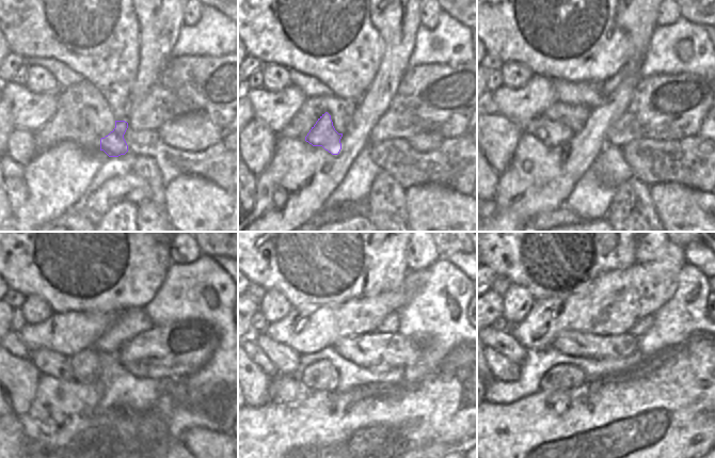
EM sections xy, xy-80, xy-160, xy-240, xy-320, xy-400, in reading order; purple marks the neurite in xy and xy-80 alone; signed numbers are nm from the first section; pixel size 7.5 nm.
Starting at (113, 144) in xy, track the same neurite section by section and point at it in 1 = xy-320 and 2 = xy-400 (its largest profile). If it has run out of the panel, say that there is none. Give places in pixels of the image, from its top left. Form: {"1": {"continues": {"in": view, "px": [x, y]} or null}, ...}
{"1": {"continues": {"in": "xy-320", "px": [286, 360]}}, "2": {"continues": {"in": "xy-400", "px": [503, 342]}}}

